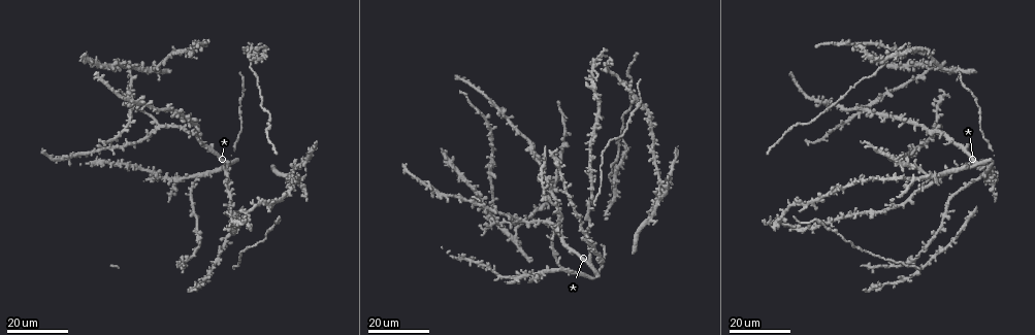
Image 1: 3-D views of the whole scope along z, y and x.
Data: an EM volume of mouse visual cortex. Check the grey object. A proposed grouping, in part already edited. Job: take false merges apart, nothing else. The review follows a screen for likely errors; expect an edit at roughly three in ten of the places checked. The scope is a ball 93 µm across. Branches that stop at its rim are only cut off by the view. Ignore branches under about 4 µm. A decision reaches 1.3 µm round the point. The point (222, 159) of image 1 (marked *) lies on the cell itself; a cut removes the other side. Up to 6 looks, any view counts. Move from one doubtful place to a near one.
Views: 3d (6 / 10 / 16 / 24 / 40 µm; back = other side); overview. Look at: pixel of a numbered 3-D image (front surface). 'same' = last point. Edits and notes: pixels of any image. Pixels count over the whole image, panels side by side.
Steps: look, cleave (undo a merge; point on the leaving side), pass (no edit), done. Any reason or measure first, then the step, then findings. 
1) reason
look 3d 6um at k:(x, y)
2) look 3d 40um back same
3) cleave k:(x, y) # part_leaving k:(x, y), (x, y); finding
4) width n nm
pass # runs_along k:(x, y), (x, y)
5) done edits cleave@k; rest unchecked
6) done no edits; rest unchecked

look 3d 16um at 1:(628, 89)

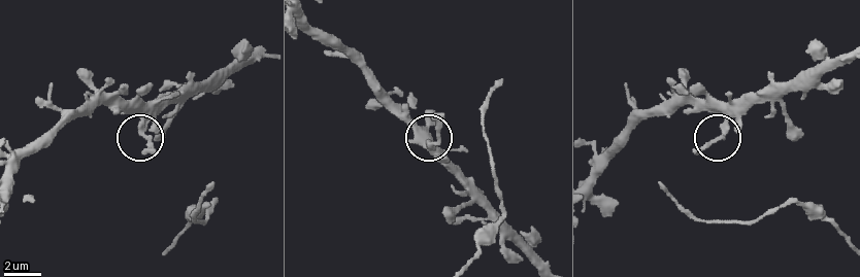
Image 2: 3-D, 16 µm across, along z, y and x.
look 3d 10um at 2:(726, 131)

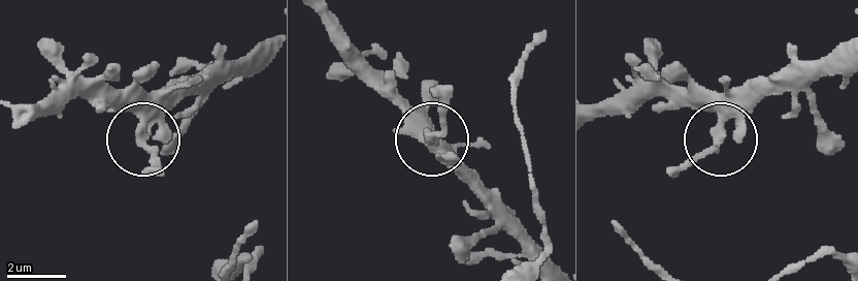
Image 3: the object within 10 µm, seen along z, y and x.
pass # runs_along 3:(319, 17), (335, 47), (427, 137), (452, 93); one cell here

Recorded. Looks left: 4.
look 3d 24um at 1:(514, 234)

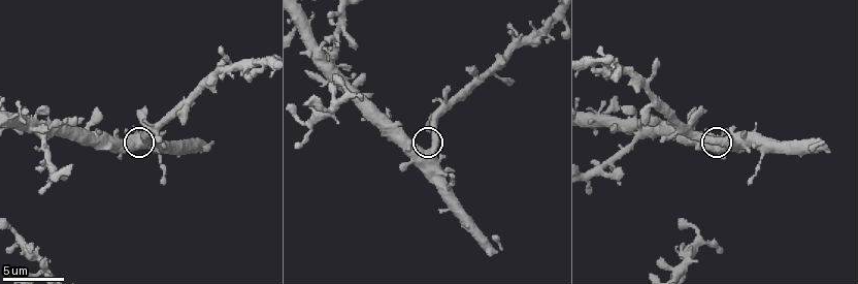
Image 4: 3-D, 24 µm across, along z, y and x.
look 3d 10um at 4:(436, 148)

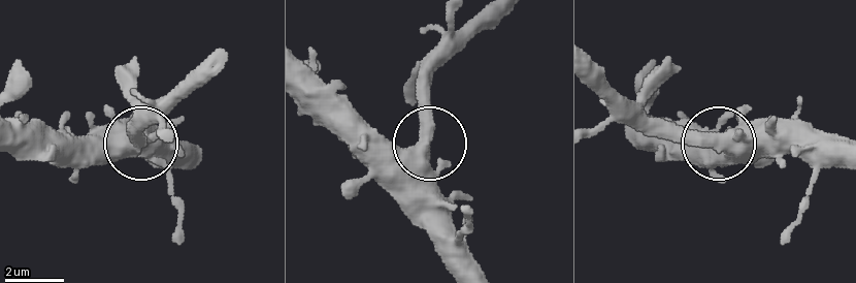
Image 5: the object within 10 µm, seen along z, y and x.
pass # one cell here

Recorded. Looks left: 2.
look 3d 16um at 1:(248, 55)

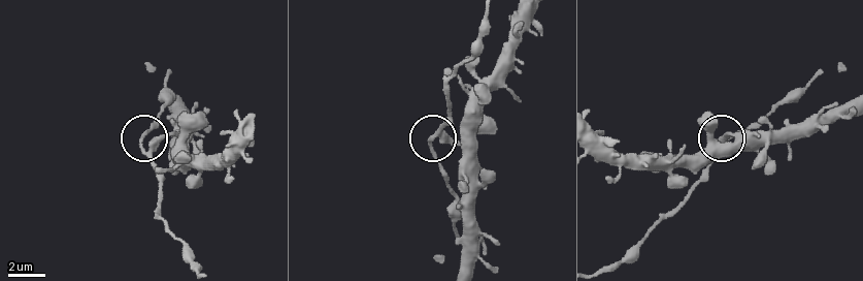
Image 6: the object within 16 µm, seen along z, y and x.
closer look
look 3d 6um at 6:(144, 134)

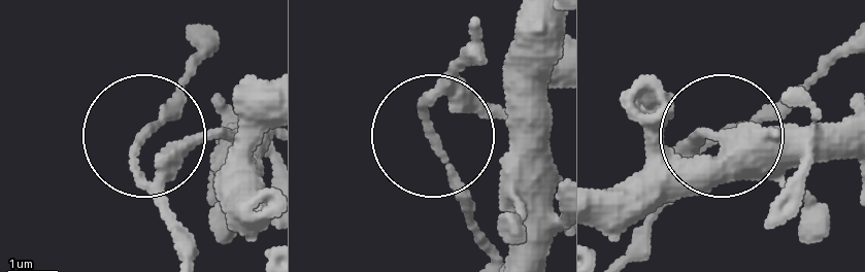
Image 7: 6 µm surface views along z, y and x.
pass # continuous, no second cell

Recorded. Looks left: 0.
done no edits; rest unchecked

